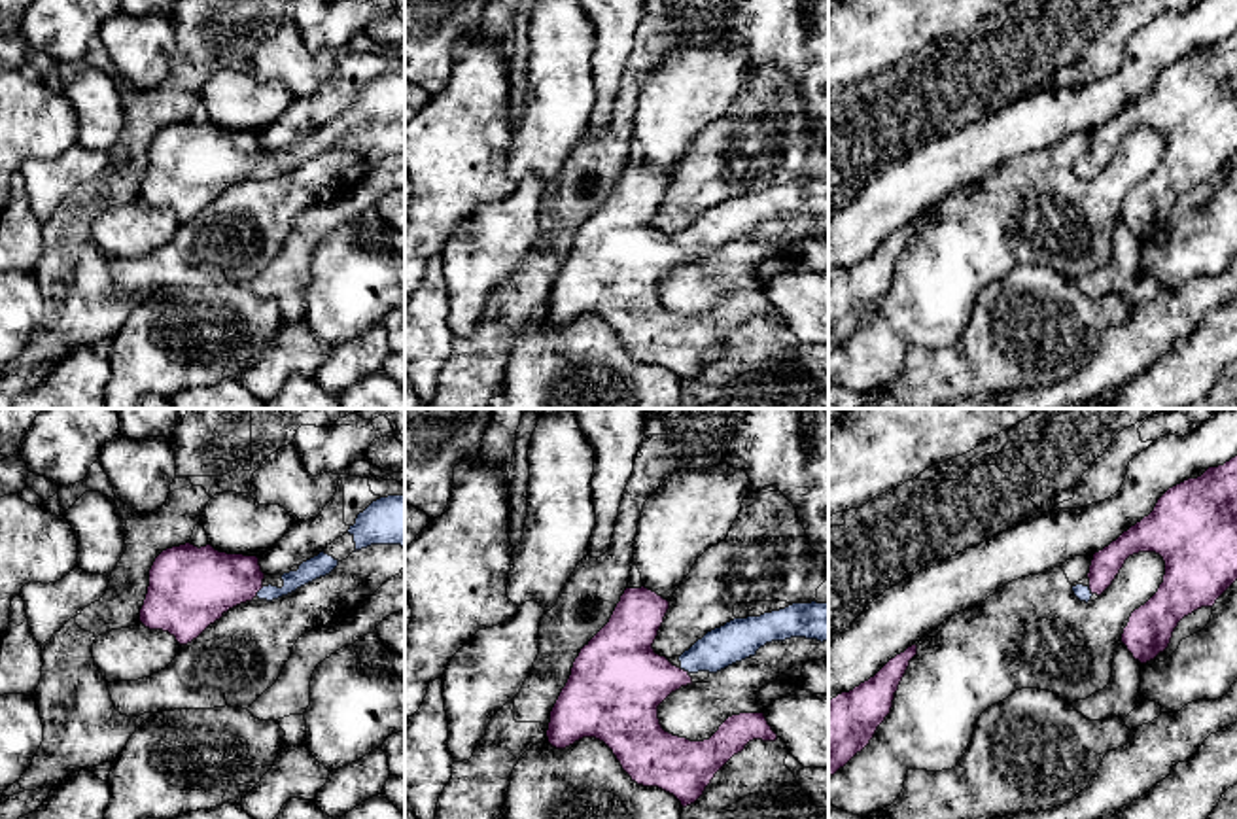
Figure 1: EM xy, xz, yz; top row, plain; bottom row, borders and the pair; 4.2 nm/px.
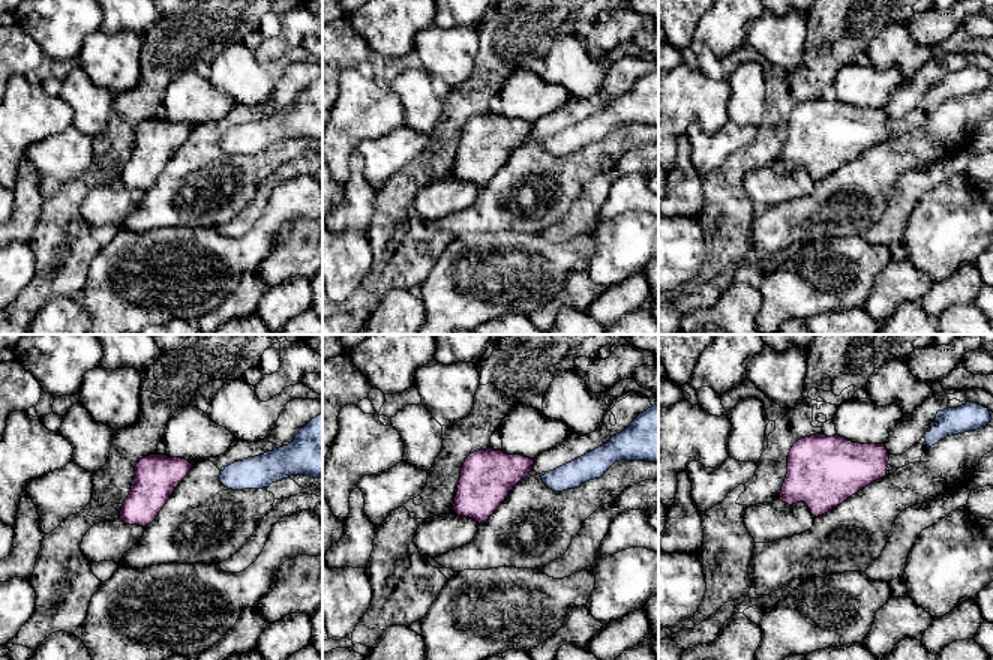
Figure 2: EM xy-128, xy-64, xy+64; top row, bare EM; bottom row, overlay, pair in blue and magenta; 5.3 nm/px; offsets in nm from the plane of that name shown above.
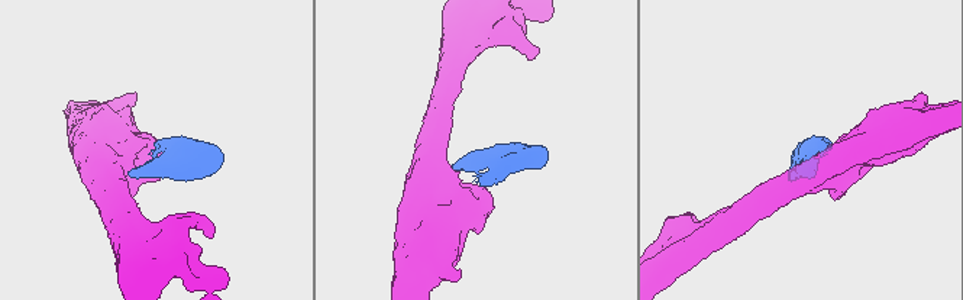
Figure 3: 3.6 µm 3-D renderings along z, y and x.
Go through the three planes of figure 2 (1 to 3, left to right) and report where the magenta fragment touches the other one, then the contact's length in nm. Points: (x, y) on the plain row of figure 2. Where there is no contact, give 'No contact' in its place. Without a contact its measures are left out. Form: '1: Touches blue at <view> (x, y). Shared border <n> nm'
1: No contact
2: No contact
3: No contact

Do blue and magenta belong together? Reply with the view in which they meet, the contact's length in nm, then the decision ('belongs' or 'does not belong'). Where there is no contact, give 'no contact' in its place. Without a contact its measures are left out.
xy | 50 nm | belongs

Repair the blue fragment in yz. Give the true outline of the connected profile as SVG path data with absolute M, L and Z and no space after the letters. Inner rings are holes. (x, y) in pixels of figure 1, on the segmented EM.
M1237 456L1224 465L1209 467L1197 479L1169 488L1148 516L1093 554L1089 584L1072 586L1074 596L1086 603L1093 594L1101 596L1125 560L1139 552L1156 552L1165 562L1158 592L1131 613L1122 634L1122 643L1133 658L1146 664L1169 647L1173 632L1184 617L1201 607L1212 607L1237 581Z

